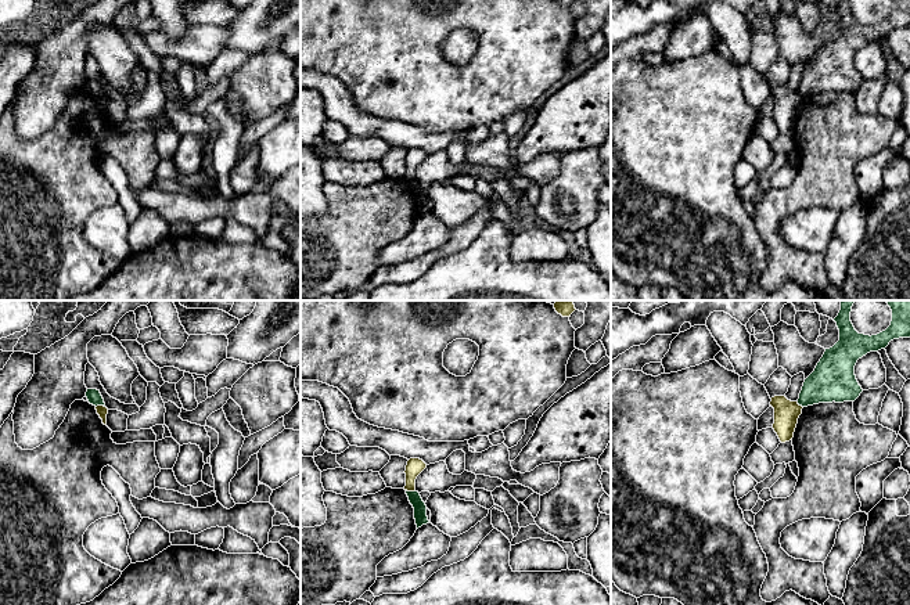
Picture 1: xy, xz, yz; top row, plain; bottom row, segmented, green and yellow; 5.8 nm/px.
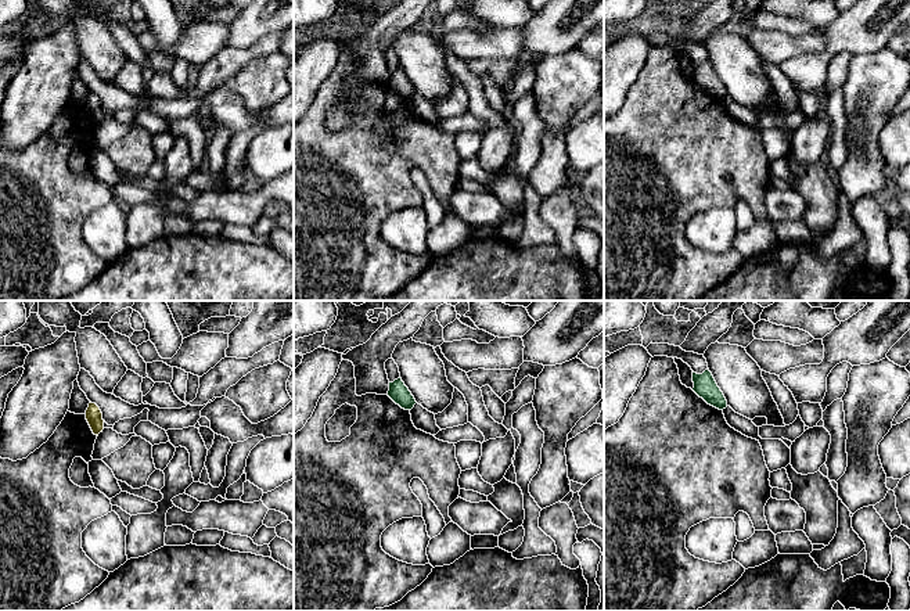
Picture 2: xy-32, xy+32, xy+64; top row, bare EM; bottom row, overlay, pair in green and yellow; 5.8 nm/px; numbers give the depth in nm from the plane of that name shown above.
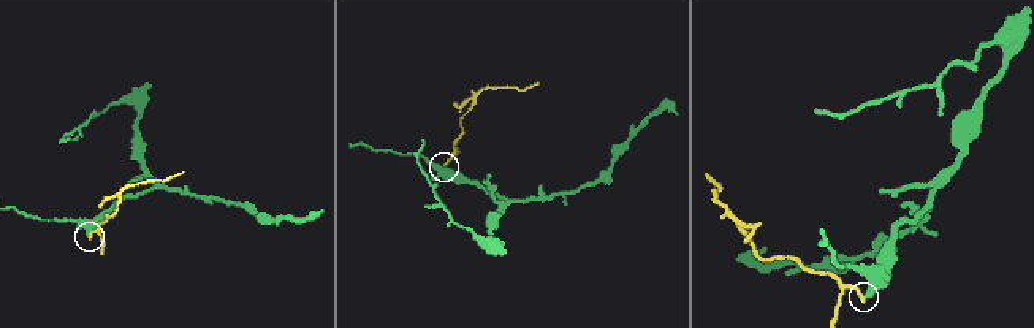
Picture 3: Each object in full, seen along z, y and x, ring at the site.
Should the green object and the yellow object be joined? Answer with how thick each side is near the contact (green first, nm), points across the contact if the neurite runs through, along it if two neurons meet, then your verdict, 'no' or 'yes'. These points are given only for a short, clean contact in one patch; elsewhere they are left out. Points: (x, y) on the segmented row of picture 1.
calibres 90 and 60 nm; border xy (104, 406), (96, 407); no

